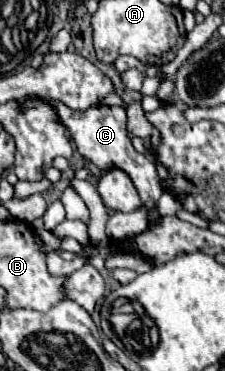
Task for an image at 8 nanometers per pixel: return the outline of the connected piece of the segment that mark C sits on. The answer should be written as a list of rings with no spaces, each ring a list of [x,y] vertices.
[[[44,98],[44,100],[54,106],[56,114],[58,114],[58,120],[70,132],[70,136],[76,142],[78,152],[86,160],[96,164],[102,172],[112,168],[112,166],[122,168],[132,178],[132,182],[134,182],[134,186],[136,186],[136,190],[142,198],[142,204],[146,204],[146,208],[150,210],[150,222],[154,222],[160,216],[154,208],[156,208],[158,198],[164,192],[164,184],[162,184],[162,180],[156,172],[156,166],[144,154],[136,152],[132,142],[128,140],[128,136],[126,136],[126,110],[122,106],[102,106],[100,104],[100,106],[92,106],[88,110],[76,112],[76,110],[68,108],[64,102],[58,102],[58,100],[52,100],[52,98]]]

